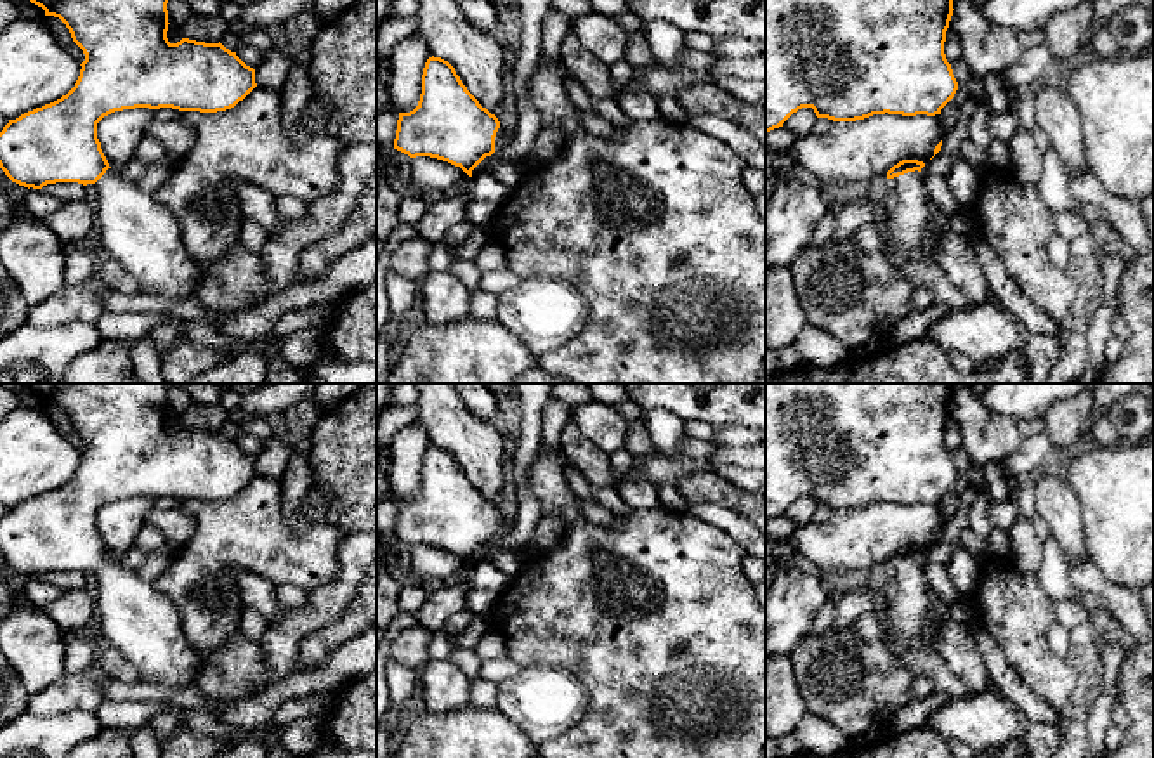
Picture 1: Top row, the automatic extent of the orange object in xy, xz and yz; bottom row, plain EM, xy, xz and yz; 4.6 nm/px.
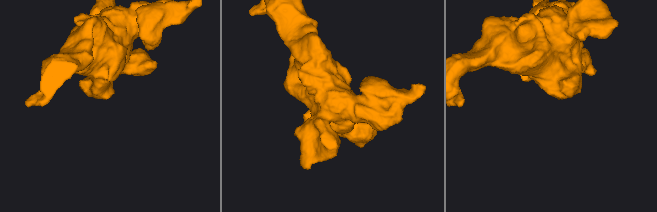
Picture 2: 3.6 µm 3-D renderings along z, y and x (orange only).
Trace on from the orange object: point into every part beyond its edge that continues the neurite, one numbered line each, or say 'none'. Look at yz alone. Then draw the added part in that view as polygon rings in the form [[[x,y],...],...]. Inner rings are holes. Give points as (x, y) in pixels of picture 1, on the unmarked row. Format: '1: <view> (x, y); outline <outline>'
1: yz (908, 616); outline [[[921,560],[888,567],[888,574],[883,591],[887,640],[899,649],[925,642],[935,614]]]

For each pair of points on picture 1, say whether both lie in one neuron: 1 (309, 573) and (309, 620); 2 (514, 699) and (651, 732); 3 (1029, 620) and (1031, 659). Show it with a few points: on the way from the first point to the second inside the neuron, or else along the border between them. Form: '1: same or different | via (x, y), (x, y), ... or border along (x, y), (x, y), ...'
1: different | border along (337, 559), (337, 573), (328, 581), (308, 590)
2: different | border along (576, 675), (587, 691), (589, 706), (550, 739)
3: same | via (1029, 630), (1031, 649)

